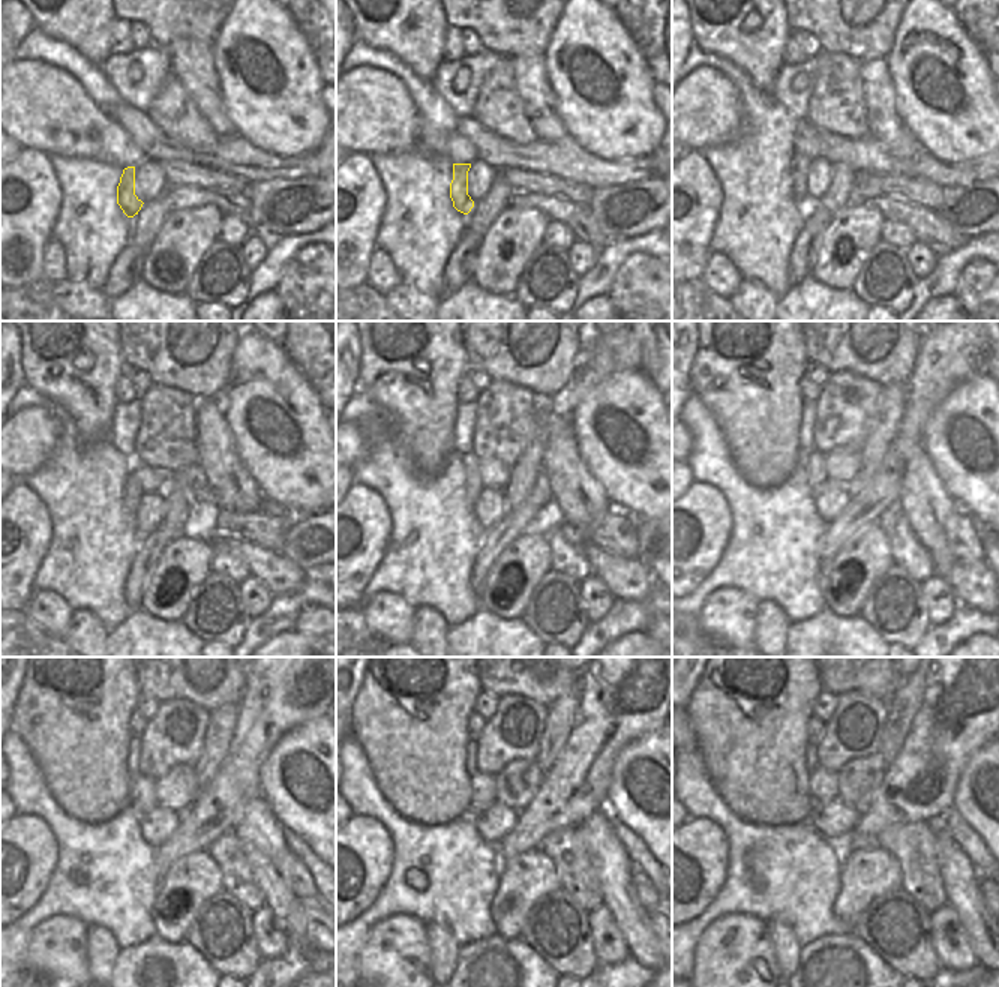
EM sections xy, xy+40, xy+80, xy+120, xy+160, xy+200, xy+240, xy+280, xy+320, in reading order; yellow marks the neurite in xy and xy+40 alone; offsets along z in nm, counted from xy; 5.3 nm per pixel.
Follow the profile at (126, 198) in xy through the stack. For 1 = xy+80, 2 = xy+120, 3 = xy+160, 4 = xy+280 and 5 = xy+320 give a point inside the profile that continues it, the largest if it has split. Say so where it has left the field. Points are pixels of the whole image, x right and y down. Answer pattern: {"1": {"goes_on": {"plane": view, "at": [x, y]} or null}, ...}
{"1": {"goes_on": {"plane": "xy+80", "at": [800, 164]}}, "2": {"goes_on": {"plane": "xy+120", "at": [132, 492]}}, "3": {"goes_on": {"plane": "xy+160", "at": [473, 486]}}, "4": {"goes_on": {"plane": "xy+280", "at": [482, 785]}}, "5": {"goes_on": {"plane": "xy+320", "at": [822, 783]}}}

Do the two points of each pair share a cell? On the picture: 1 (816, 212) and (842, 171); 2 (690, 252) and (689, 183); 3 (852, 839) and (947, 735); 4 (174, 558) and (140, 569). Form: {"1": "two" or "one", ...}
{"1": "two", "2": "one", "3": "one", "4": "two"}

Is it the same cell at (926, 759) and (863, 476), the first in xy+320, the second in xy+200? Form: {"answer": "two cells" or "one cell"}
{"answer": "two cells"}

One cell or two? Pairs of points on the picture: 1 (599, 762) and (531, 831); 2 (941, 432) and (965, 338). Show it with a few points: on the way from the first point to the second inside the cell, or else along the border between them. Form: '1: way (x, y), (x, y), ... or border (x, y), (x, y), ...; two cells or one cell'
1: way (581, 774), (548, 812); one cell
2: border (983, 375), (965, 380), (929, 419); two cells

